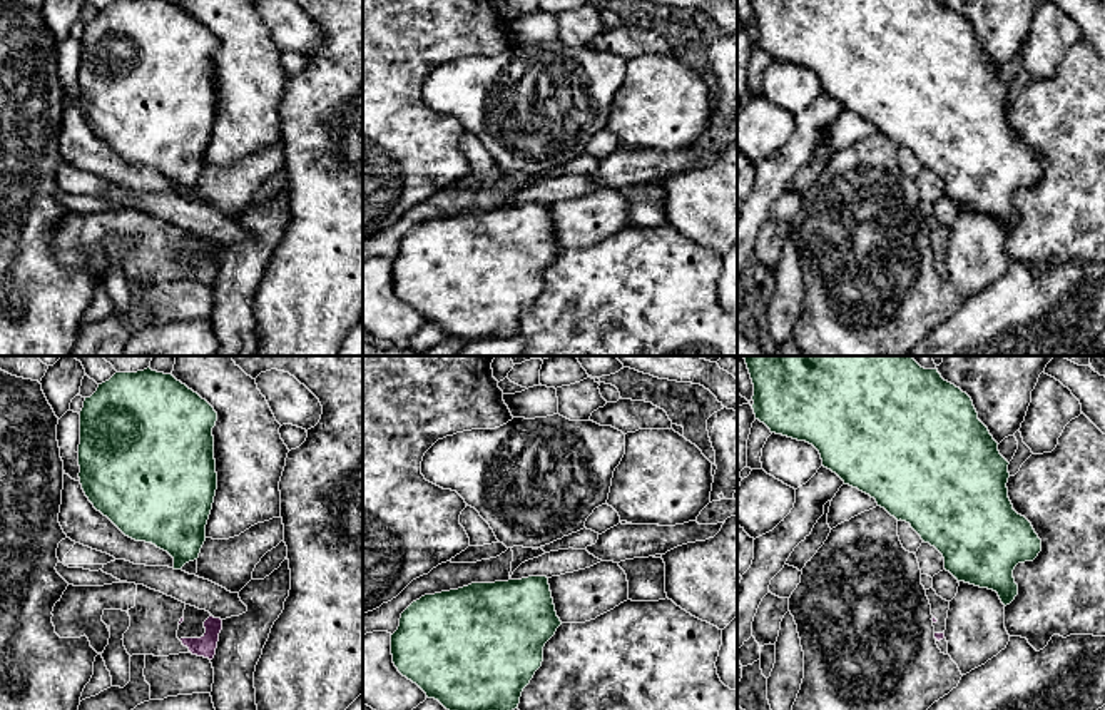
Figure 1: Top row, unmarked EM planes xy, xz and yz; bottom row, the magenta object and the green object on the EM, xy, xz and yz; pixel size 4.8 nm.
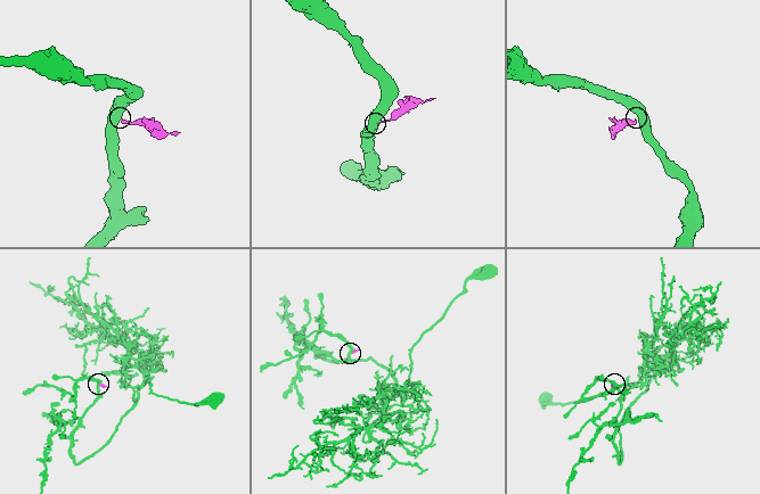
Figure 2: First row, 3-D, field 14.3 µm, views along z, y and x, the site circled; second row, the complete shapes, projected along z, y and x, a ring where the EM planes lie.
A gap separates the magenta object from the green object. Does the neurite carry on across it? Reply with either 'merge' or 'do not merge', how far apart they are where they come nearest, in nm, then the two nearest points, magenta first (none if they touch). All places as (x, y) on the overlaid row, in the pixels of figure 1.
do not merge | 220 nm | yz (933, 617), (958, 580)

